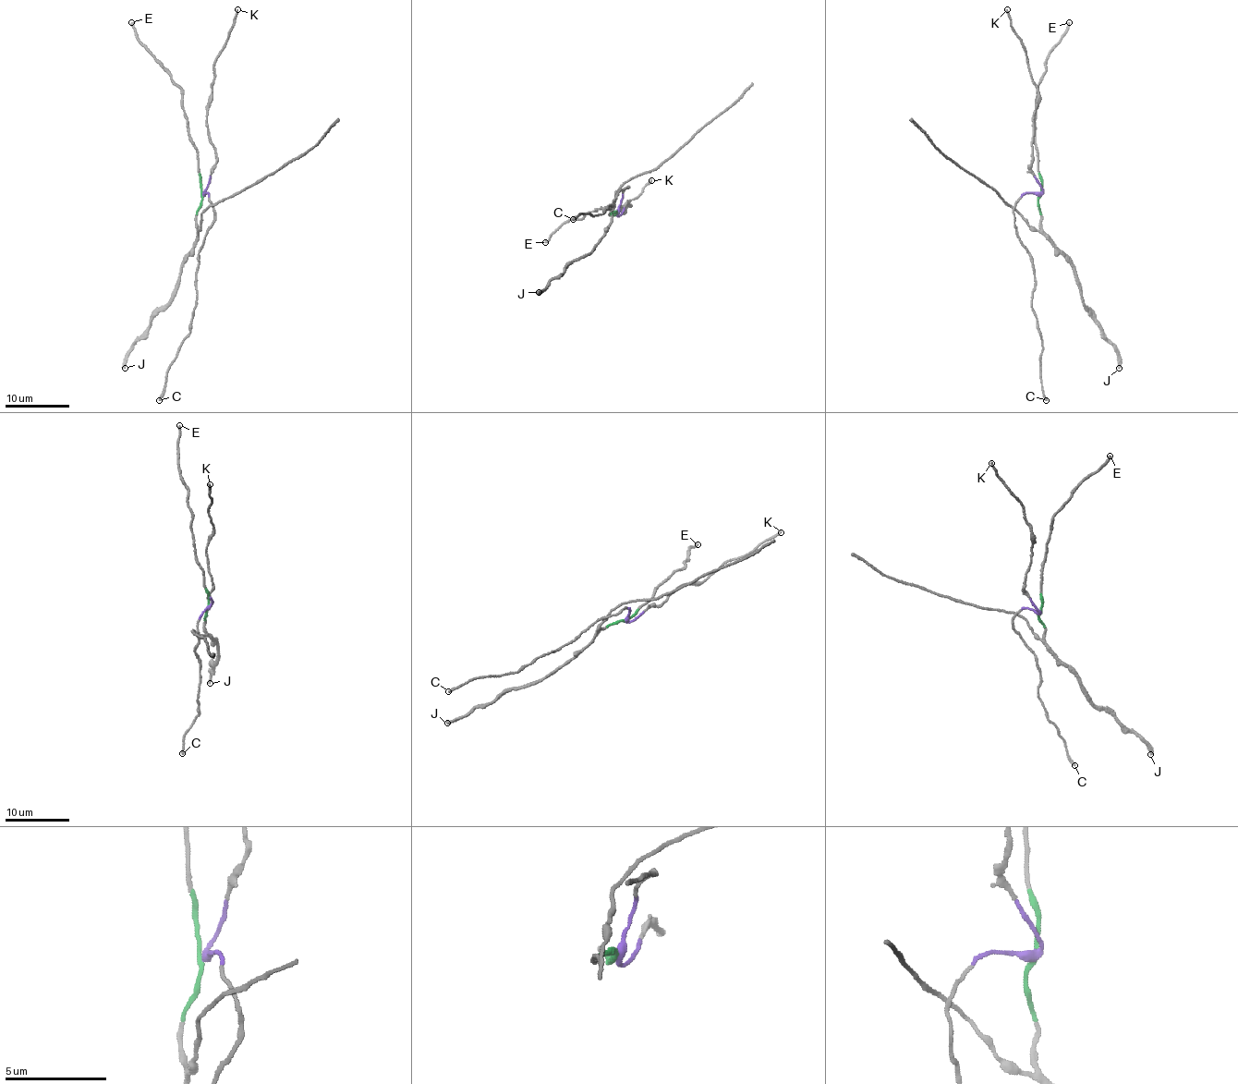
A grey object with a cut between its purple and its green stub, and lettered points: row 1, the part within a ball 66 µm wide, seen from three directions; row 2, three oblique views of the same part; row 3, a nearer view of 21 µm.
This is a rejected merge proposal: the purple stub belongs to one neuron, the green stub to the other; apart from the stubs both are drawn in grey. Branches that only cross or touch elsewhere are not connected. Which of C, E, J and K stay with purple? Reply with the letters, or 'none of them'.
C, K

